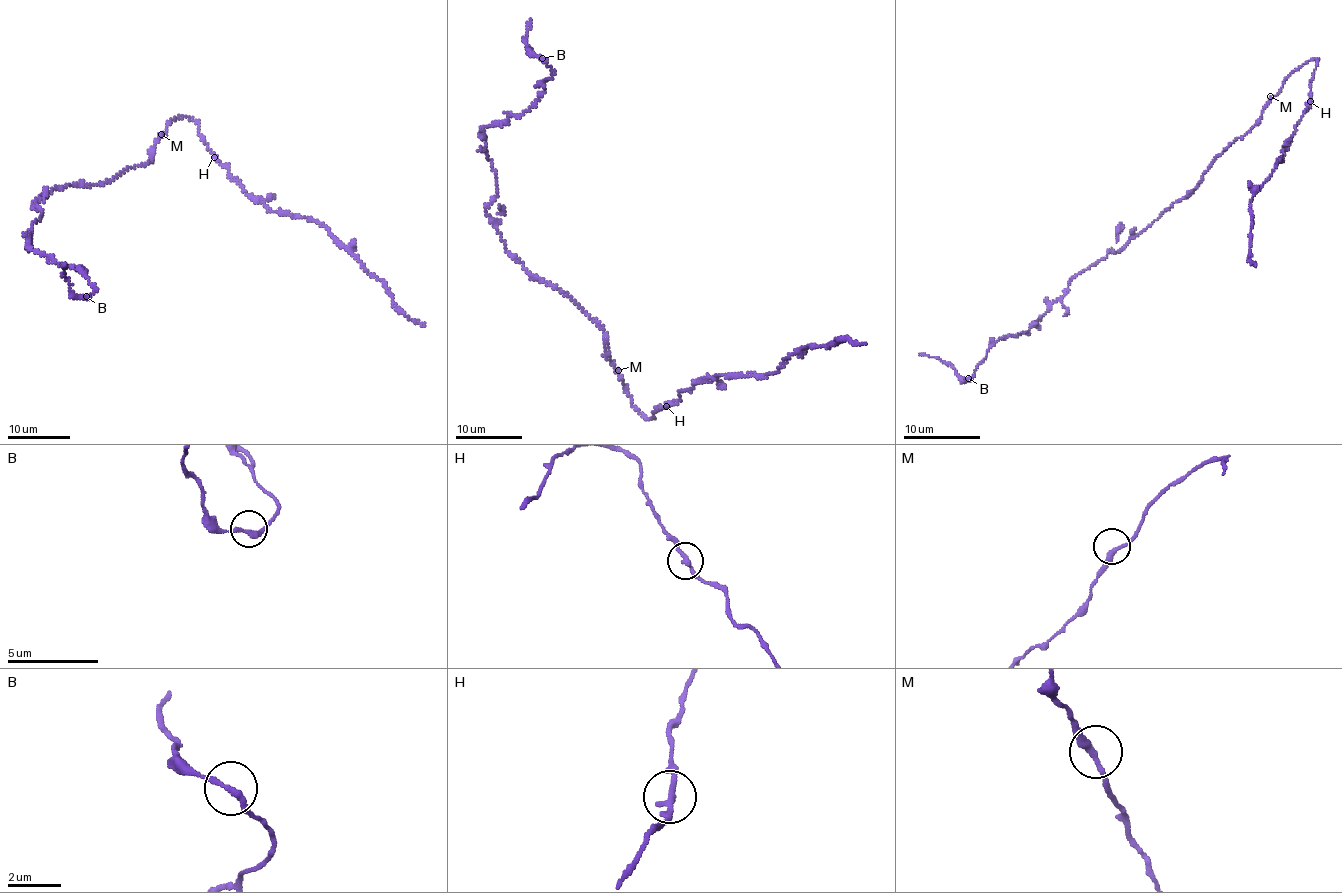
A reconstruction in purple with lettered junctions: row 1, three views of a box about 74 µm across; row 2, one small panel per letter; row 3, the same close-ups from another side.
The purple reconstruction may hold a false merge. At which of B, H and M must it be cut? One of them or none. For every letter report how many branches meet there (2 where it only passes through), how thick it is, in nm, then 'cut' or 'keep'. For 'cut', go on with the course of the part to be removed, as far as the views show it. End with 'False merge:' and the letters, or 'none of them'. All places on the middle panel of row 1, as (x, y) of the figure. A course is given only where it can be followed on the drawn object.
B: 2 branches meet; 240 nm thick; keep
H: 2 branches meet; 240 nm thick; keep
M: 2 branches meet; 240 nm thick; keep
False merge: none of them

